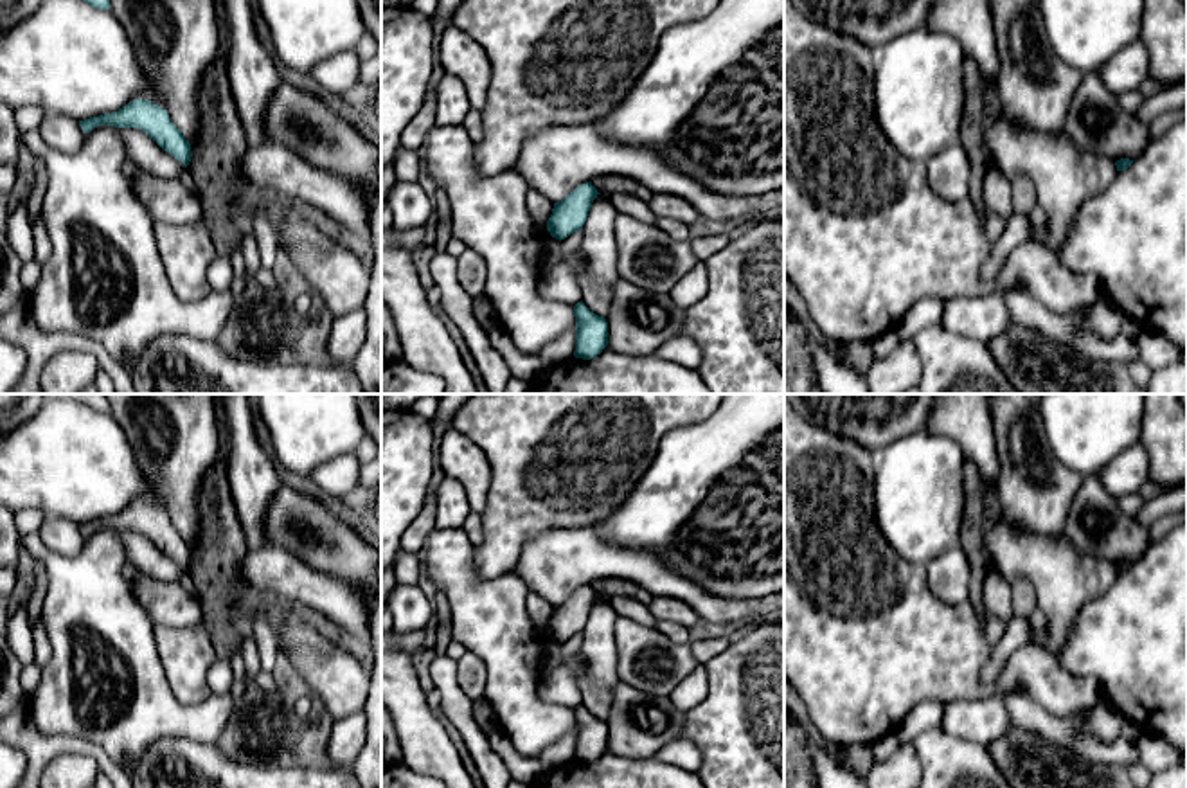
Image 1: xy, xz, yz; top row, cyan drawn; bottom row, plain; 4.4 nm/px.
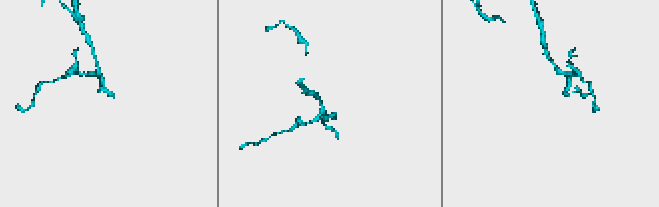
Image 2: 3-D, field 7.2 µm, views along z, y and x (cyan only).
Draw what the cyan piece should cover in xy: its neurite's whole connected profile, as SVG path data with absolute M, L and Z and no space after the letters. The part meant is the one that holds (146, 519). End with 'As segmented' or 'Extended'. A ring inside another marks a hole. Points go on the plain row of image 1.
M133 502L117 515L79 524L83 536L90 536L103 527L115 531L138 531L185 570L191 565L191 547L171 525L167 515L151 504Z. As segmented

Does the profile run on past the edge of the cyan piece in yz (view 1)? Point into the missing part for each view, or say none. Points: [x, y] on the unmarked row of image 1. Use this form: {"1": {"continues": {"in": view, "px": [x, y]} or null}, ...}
{"1": {"continues": null}}

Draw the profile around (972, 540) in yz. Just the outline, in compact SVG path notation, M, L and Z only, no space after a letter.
M964 457L964 518L960 522L959 543L971 563L969 603L973 604L980 626L986 624L986 604L982 583L986 579L986 540L984 540L986 493L982 477L975 464Z

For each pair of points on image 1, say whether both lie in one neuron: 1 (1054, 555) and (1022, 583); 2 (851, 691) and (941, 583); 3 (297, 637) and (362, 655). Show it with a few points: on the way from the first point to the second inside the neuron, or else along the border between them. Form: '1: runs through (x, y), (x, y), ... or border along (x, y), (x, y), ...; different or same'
1: border along (1011, 578), (1024, 576), (1031, 582), (1038, 607); different
2: border along (925, 567), (928, 587), (941, 599), (968, 601); different
3: border along (331, 632), (335, 641), (362, 664); different

